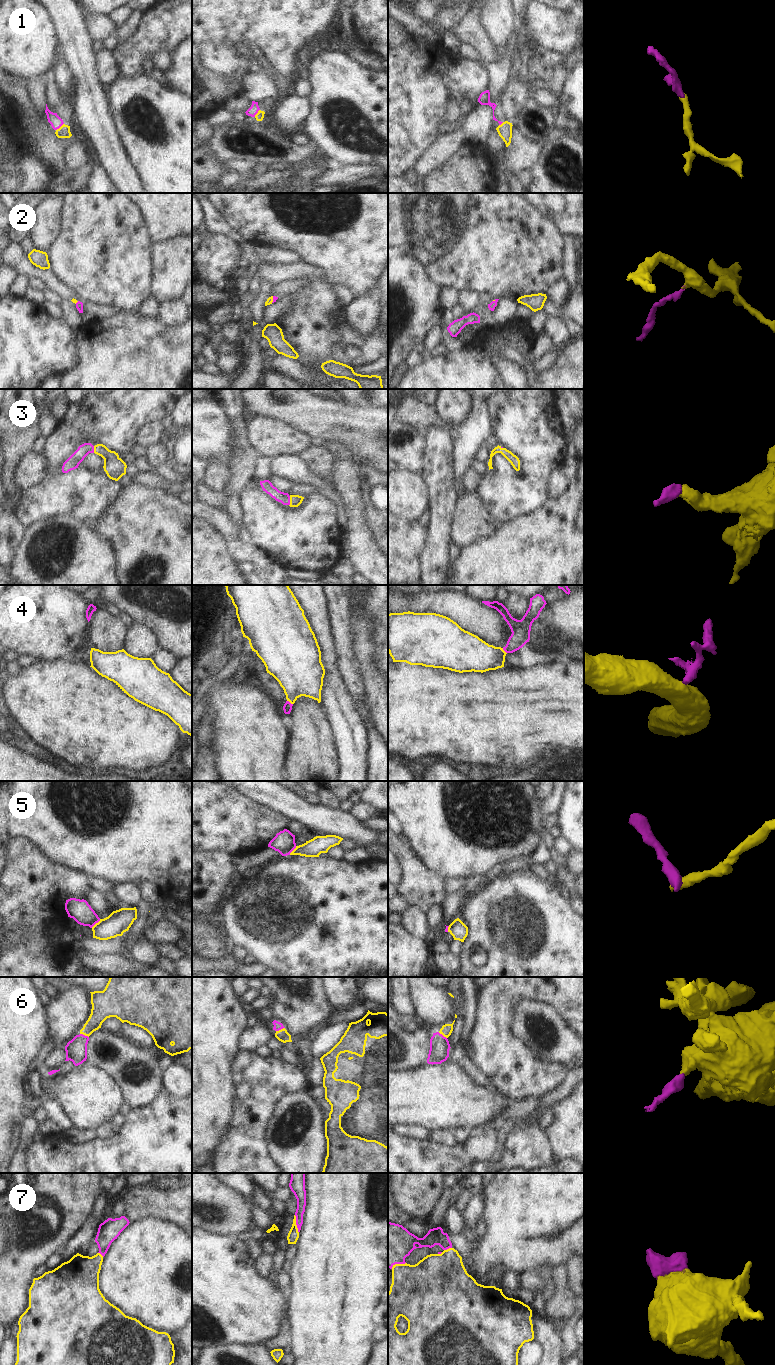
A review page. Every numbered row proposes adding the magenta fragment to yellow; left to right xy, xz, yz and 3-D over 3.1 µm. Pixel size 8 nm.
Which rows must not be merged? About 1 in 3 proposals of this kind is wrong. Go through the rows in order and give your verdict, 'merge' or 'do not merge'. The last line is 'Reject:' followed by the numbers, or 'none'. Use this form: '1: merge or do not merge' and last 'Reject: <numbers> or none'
1: merge
2: merge
3: merge
4: merge
5: do not merge
6: merge
7: merge
Reject: 5

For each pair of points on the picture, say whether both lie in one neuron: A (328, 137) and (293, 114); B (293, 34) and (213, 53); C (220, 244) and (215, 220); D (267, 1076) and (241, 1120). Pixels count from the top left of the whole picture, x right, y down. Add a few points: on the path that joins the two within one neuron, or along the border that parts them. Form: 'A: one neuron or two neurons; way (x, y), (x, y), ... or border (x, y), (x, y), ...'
A: two neurons; border (310, 99), (311, 113), (306, 122), (305, 132)
B: one neuron; way (273, 33), (233, 33)
C: two neurons; border (212, 233), (222, 233), (224, 235)
D: one neuron; way (260, 1087), (257, 1096), (246, 1109)

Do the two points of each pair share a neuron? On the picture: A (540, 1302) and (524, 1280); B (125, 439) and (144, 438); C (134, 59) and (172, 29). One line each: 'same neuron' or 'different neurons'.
A: different neurons
B: different neurons
C: same neuron

